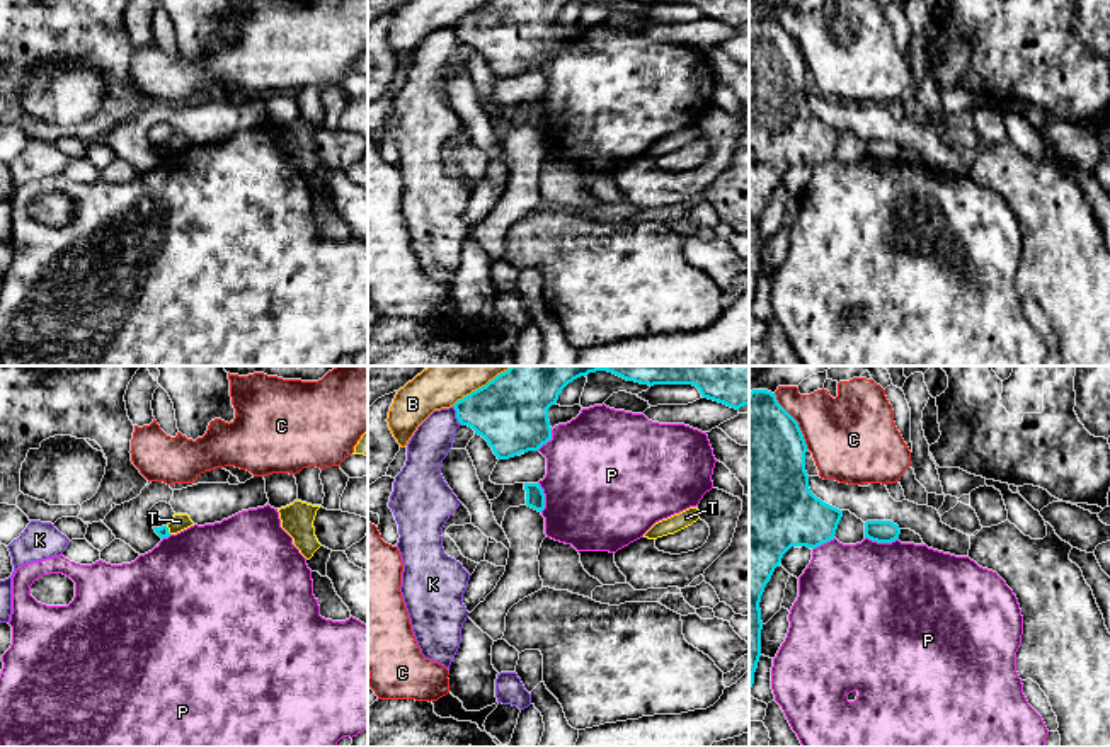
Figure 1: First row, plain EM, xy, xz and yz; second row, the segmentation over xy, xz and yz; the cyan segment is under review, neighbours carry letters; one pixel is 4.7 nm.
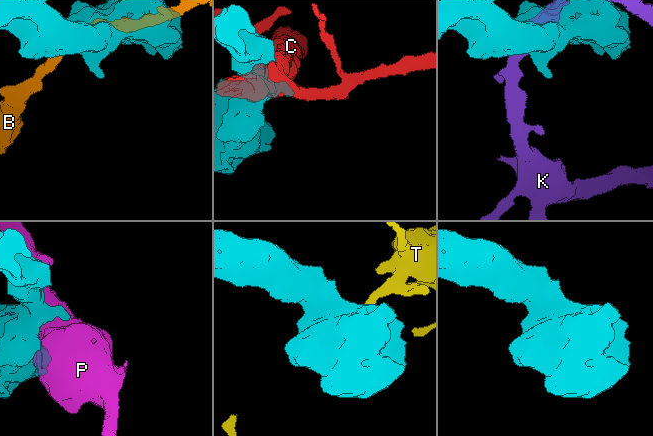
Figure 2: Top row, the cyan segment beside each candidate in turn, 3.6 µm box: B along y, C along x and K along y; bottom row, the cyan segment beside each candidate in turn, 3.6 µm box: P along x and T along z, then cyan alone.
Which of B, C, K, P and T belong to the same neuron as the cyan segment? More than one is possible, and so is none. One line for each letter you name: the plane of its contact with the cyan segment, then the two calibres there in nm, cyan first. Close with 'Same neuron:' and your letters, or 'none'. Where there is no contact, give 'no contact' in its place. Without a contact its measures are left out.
Same neuron: none

